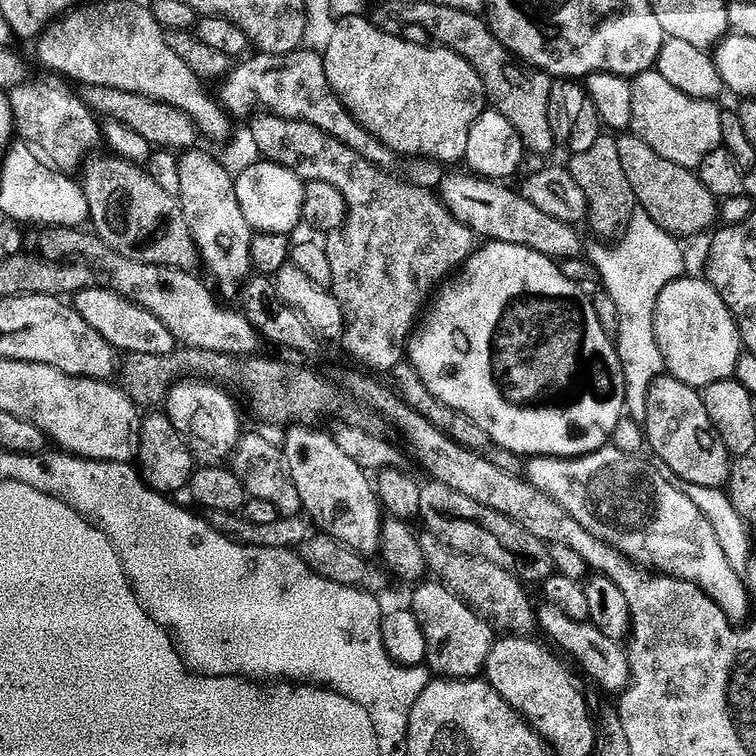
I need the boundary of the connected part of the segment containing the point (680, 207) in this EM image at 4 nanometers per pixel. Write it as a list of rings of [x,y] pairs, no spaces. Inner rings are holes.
[[[621,135],[618,139],[618,155],[622,157],[622,170],[626,170],[626,178],[630,178],[630,186],[643,211],[649,212],[667,232],[677,238],[696,236],[706,231],[716,200],[699,175],[691,168],[670,162],[639,136],[627,135]]]

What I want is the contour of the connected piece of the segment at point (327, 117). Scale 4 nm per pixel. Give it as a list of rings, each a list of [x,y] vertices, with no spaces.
[[[319,51],[266,52],[247,60],[240,62],[245,64],[237,63],[226,76],[228,85],[224,88],[223,103],[233,117],[251,117],[252,107],[257,100],[264,107],[261,109],[271,115],[313,124],[318,130],[341,140],[348,148],[360,152],[371,161],[380,160],[381,141],[356,119],[352,109],[333,90],[324,69],[324,57]]]

